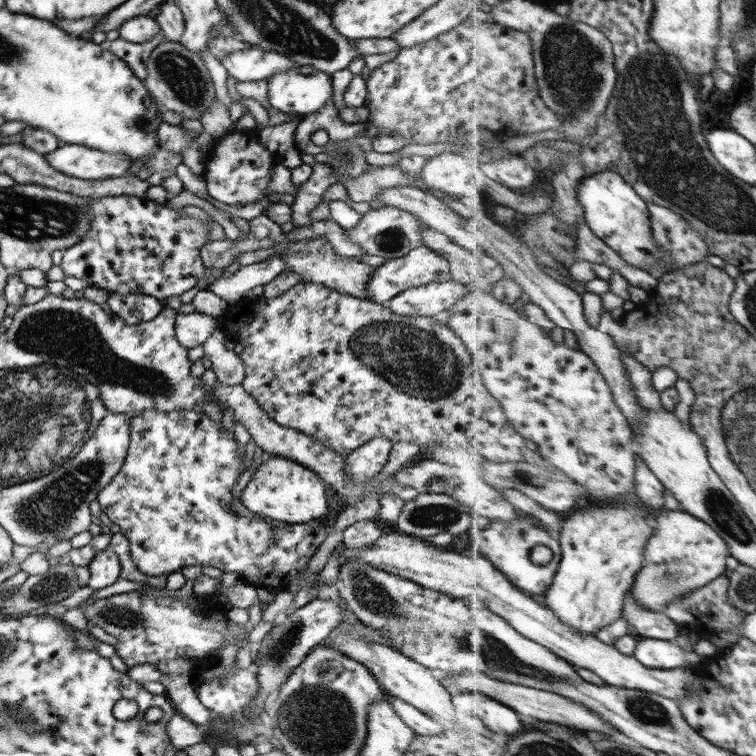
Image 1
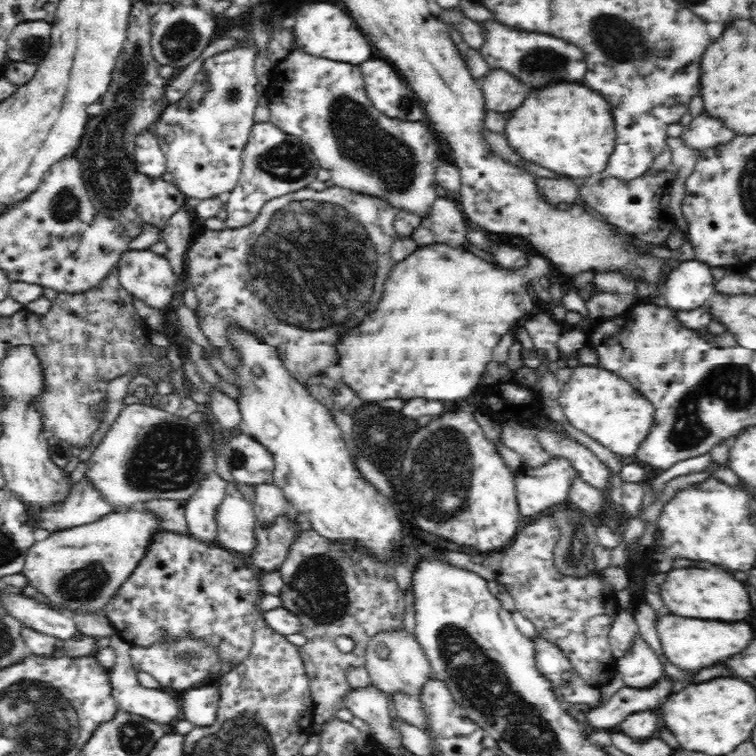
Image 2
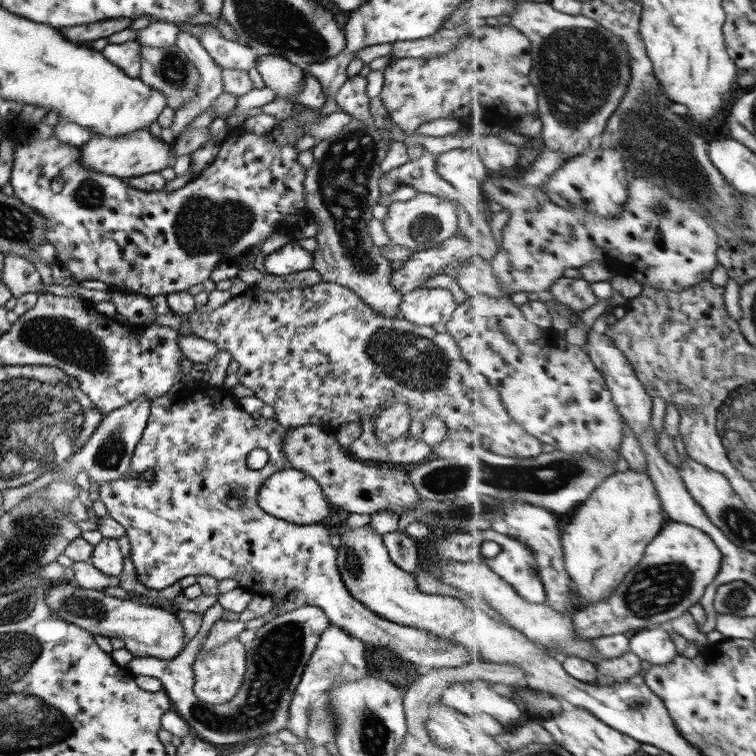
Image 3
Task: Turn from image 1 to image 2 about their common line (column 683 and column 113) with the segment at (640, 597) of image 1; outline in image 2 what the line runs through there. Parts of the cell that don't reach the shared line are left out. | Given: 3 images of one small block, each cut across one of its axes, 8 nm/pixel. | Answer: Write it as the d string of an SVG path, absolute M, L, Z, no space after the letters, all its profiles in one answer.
M113 510L97 522L50 532L46 540L34 542L26 550L20 573L26 577L26 584L50 600L48 606L105 614L107 604L144 556L152 534L160 530L156 515L148 511Z

